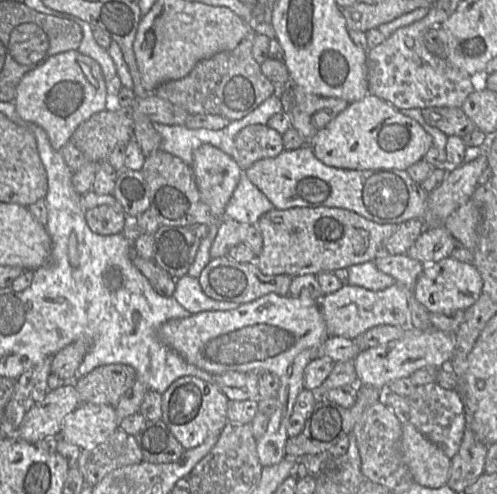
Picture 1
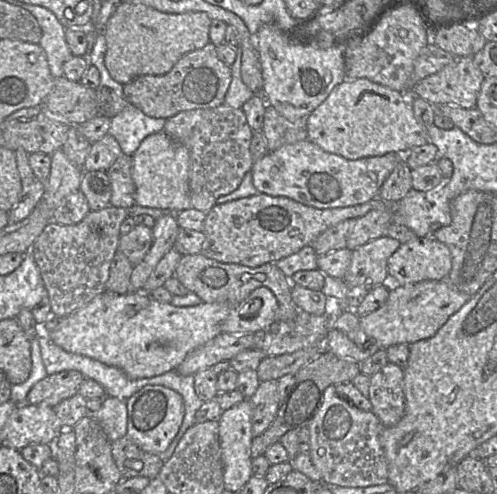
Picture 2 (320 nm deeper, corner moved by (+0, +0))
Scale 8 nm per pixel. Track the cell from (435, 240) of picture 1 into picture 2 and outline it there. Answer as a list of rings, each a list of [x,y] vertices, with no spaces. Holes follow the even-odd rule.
[[[388,236],[368,242],[352,251],[351,262],[343,277],[351,288],[365,288],[386,285],[389,280],[387,262],[401,243]]]

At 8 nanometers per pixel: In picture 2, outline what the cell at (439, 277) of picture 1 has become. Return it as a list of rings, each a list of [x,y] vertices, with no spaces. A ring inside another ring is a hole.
[[[417,237],[401,244],[388,259],[388,282],[406,286],[428,280],[445,280],[451,267],[451,253],[446,245],[433,237]]]

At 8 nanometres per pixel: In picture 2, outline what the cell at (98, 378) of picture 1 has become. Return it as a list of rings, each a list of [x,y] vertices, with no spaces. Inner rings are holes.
[[[67,370],[39,380],[27,394],[26,403],[55,406],[78,393],[85,377],[78,371]]]

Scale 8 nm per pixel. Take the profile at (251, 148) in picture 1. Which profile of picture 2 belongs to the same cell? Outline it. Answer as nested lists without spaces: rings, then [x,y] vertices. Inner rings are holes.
[[[223,103],[214,108],[183,111],[168,118],[162,132],[189,151],[191,209],[209,212],[220,197],[239,187],[244,175],[253,167],[254,160],[250,153],[253,130],[241,109]]]

